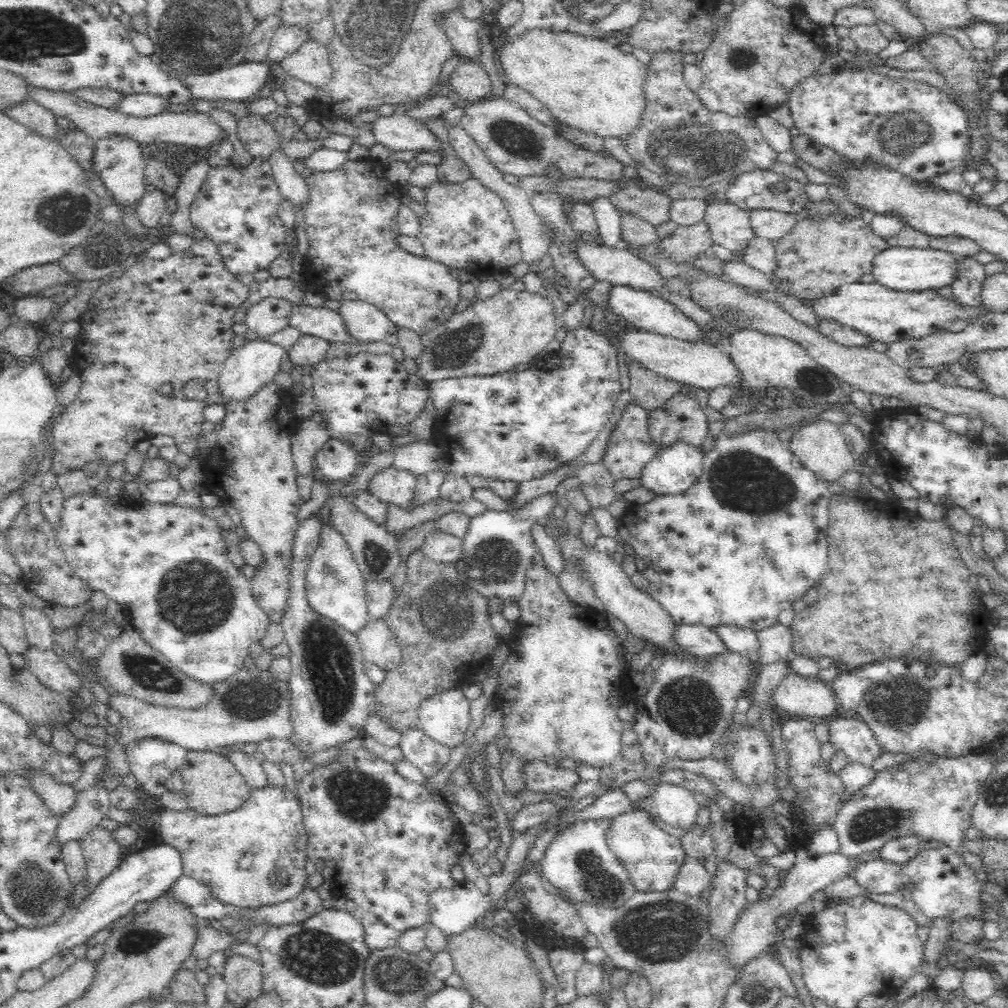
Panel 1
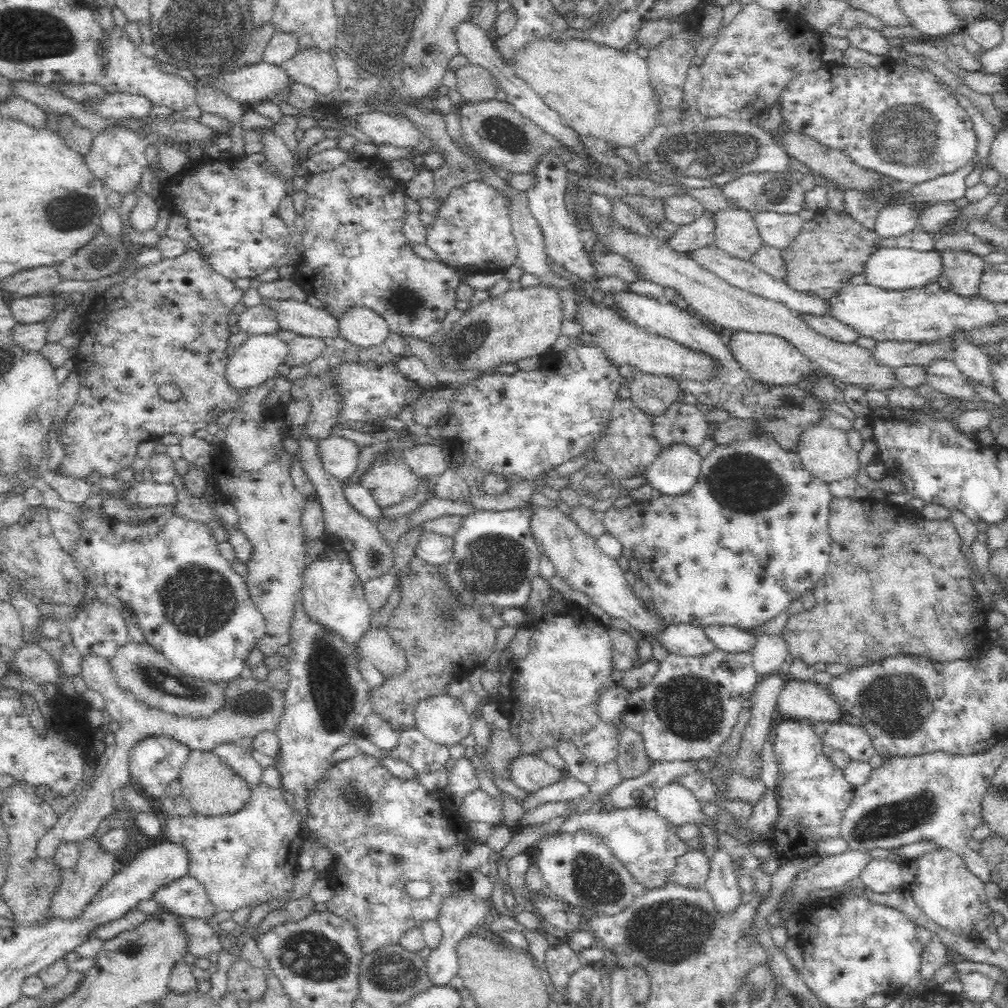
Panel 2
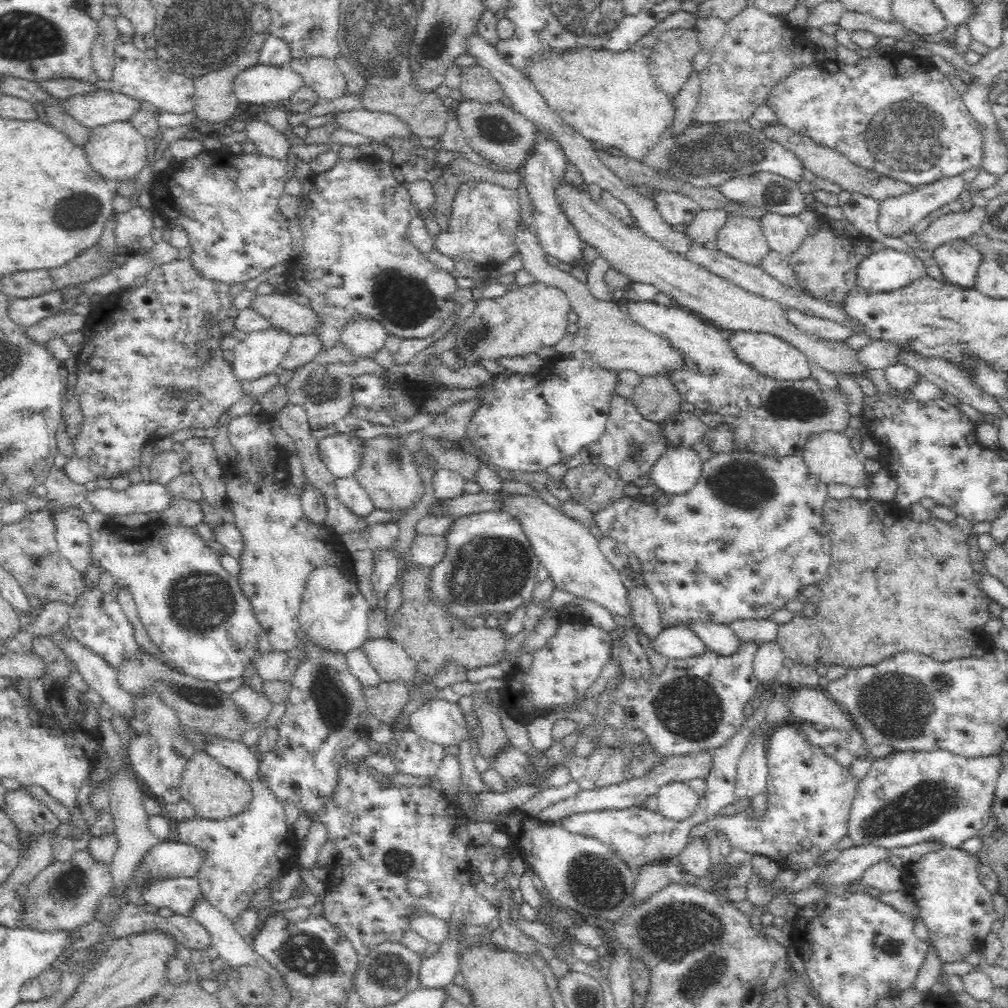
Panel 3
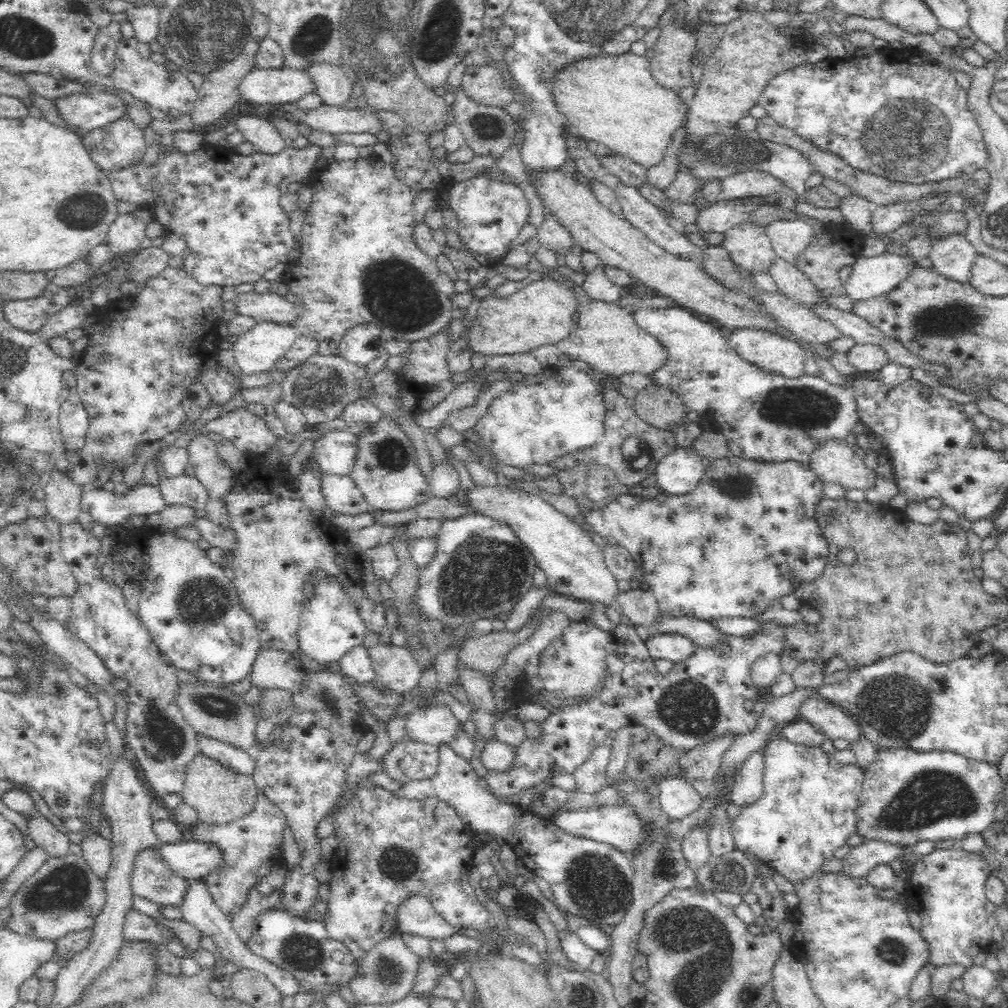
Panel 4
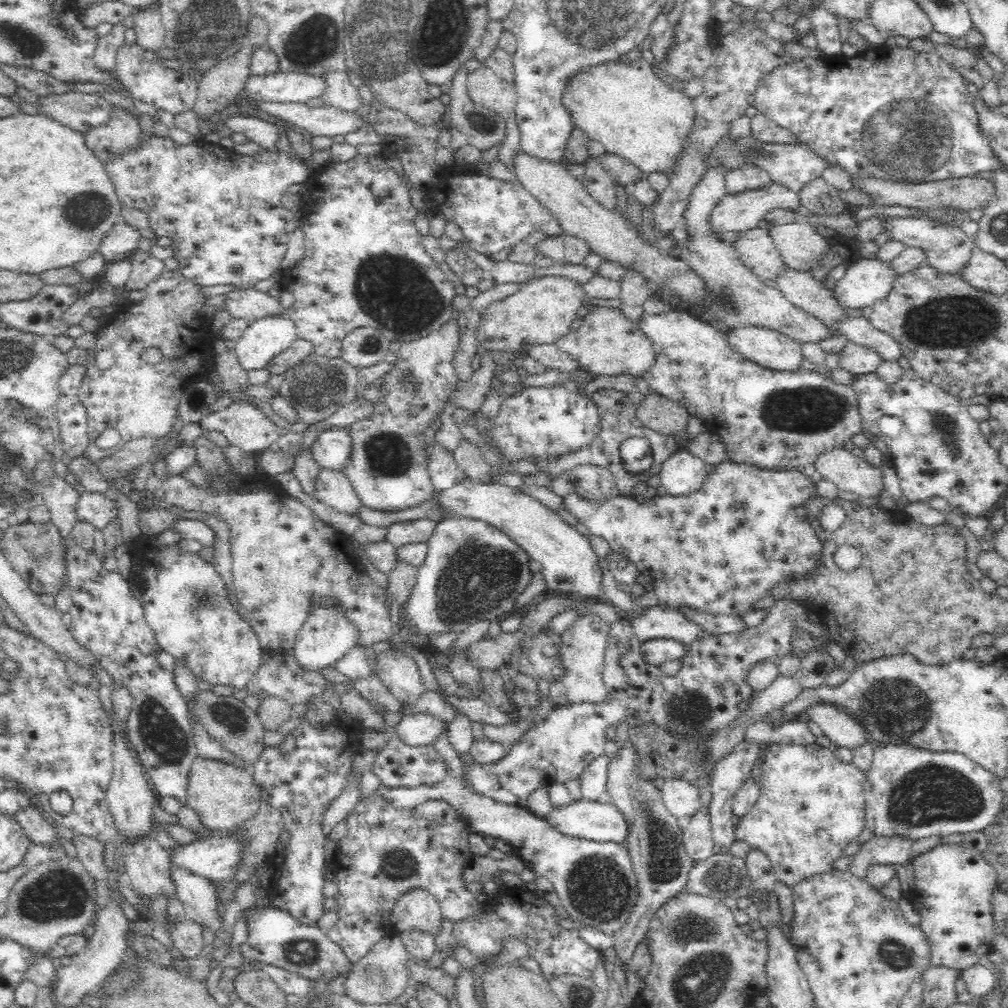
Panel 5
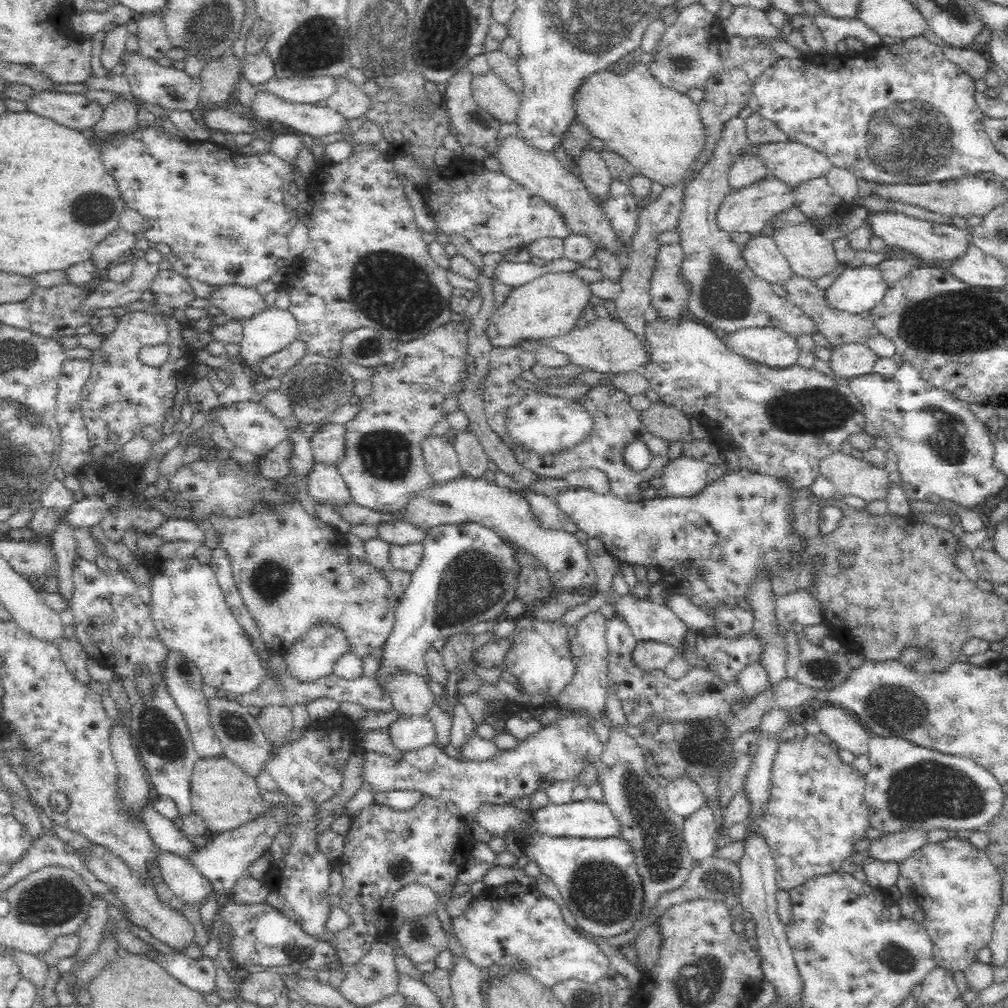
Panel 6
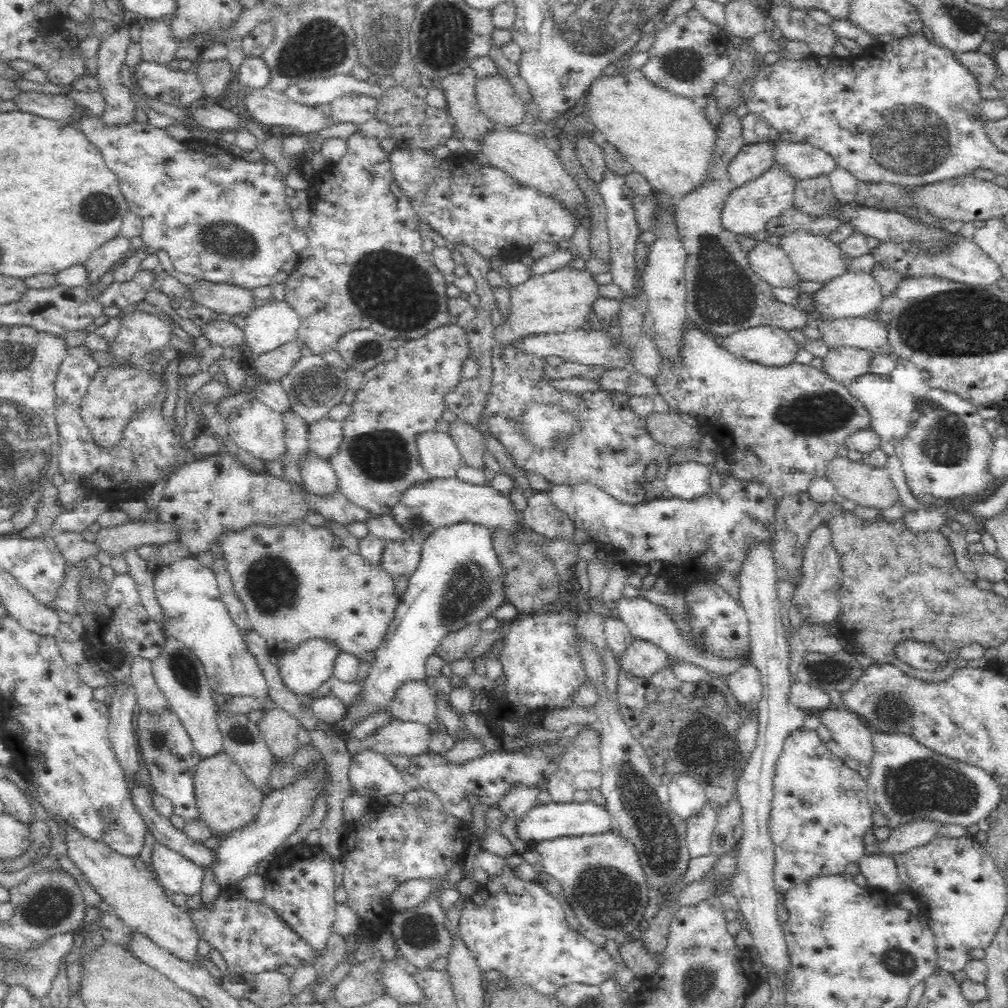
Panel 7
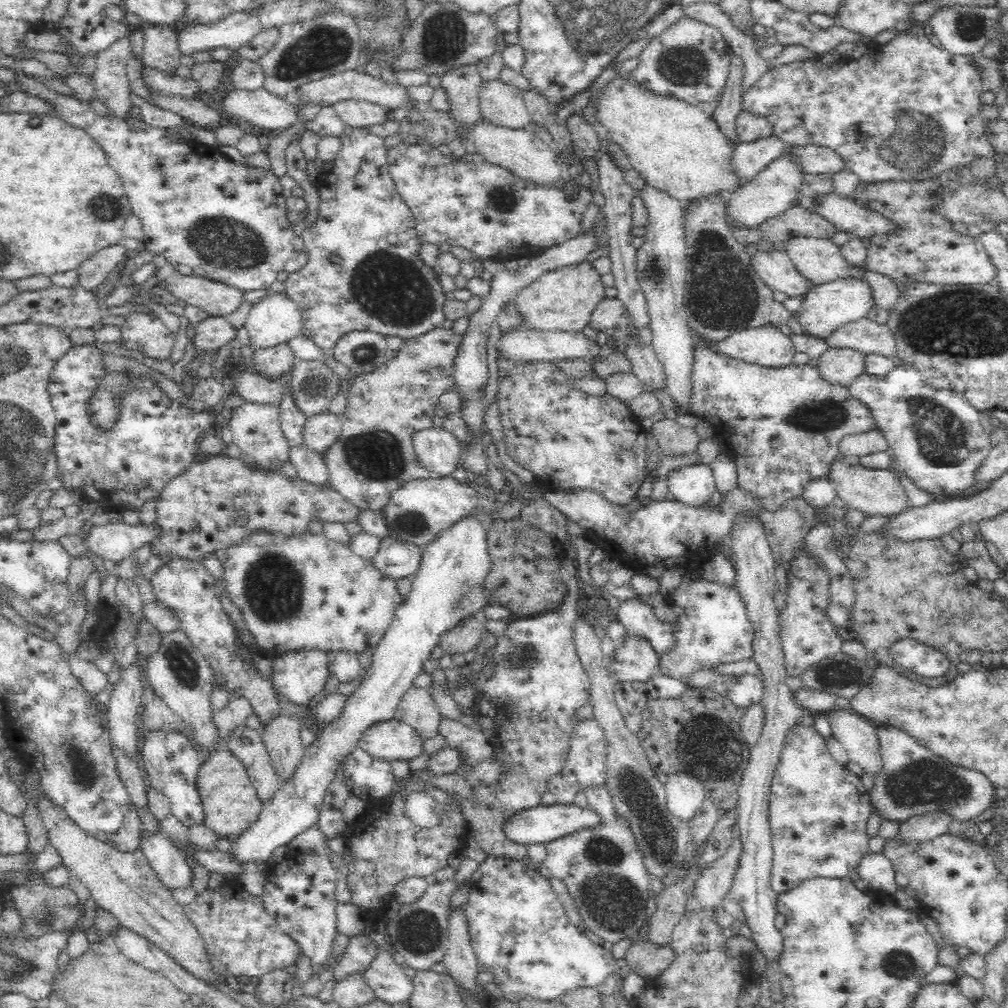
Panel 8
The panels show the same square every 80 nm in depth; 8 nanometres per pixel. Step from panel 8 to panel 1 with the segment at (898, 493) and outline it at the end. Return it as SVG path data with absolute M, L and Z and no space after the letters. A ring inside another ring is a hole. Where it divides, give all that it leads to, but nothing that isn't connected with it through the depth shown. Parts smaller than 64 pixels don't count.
M809 419L802 423L792 432L786 447L808 470L826 481L837 481L845 470L850 470L856 464L857 455L846 445L841 428L824 420Z

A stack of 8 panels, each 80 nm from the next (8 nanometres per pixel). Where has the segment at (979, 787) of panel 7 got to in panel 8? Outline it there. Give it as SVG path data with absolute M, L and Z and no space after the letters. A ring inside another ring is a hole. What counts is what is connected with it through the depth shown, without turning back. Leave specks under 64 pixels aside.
M875 727L878 737L878 750L881 765L879 771L873 774L872 788L869 789L869 799L874 806L876 816L883 820L904 822L908 818L926 813L942 813L952 821L968 822L980 820L981 815L992 806L996 800L996 785L981 770L967 766L958 766L945 758L932 753L926 746L922 746L915 738L894 727Z

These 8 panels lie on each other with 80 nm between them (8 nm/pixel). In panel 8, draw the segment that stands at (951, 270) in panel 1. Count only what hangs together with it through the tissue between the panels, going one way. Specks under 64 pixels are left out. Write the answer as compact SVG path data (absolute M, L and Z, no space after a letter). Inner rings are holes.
M848 275L846 278L837 278L811 287L803 295L802 304L797 310L797 321L806 334L824 339L838 325L865 317L874 307L876 307L876 299L868 279Z

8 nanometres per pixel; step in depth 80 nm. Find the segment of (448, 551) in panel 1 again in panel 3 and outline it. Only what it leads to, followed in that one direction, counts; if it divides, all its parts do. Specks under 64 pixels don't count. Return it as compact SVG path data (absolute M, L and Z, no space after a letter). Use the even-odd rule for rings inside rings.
M417 534L410 546L413 562L422 566L436 566L446 556L448 541L446 537L431 534Z

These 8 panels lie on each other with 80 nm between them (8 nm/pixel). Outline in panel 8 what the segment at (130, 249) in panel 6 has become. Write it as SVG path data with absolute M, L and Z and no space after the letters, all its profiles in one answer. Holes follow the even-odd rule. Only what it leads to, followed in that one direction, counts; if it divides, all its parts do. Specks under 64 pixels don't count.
M122 242L97 250L92 256L78 266L78 283L86 290L98 287L108 274L126 257L126 248Z

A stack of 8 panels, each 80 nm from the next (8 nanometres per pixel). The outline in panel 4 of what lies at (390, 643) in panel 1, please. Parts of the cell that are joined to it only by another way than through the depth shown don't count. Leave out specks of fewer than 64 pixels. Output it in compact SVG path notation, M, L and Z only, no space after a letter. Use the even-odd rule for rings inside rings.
M379 641L367 651L380 685L408 696L412 690L418 689L422 670L408 649Z

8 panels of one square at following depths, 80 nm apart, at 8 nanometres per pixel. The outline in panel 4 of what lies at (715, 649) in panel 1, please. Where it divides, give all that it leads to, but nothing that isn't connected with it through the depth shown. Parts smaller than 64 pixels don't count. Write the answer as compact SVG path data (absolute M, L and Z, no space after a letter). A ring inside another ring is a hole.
M678 632L654 634L646 640L645 644L651 660L664 658L673 663L686 660L699 647L694 640L690 639L690 636Z

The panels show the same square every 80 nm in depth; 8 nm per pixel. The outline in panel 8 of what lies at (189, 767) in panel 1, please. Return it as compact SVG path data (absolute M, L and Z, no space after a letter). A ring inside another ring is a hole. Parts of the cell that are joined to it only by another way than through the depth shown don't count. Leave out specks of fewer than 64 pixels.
M218 748L203 758L197 772L196 786L203 810L203 823L220 838L242 834L261 813L263 802L257 790L242 763L228 749Z

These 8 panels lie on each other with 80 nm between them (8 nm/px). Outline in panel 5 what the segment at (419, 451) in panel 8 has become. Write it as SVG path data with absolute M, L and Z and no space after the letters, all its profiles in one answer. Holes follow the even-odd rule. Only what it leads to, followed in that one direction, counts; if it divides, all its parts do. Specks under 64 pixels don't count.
M435 443L427 448L427 471L434 489L440 493L455 486L460 477L460 468L452 452Z

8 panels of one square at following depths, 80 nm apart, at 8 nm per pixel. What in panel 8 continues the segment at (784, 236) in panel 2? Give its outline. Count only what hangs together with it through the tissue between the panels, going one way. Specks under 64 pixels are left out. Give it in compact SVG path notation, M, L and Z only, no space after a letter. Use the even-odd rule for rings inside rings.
M795 236L786 240L784 246L796 270L812 285L850 275L850 264L843 257L841 248L831 239Z

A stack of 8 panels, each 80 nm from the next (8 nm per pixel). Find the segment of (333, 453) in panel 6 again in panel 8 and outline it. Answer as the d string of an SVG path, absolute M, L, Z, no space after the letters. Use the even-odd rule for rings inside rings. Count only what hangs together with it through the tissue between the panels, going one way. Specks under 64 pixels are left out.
M330 413L307 418L304 430L304 444L314 452L324 455L340 437L342 424L340 416Z

